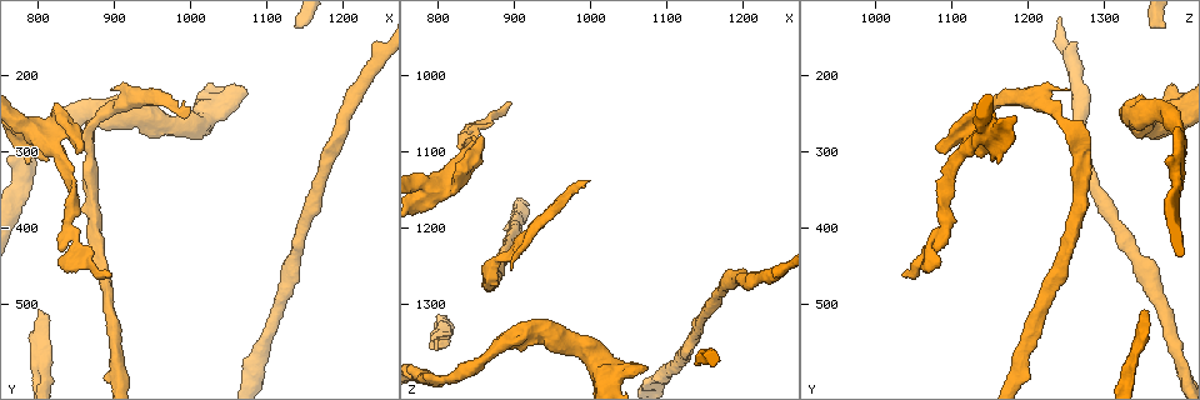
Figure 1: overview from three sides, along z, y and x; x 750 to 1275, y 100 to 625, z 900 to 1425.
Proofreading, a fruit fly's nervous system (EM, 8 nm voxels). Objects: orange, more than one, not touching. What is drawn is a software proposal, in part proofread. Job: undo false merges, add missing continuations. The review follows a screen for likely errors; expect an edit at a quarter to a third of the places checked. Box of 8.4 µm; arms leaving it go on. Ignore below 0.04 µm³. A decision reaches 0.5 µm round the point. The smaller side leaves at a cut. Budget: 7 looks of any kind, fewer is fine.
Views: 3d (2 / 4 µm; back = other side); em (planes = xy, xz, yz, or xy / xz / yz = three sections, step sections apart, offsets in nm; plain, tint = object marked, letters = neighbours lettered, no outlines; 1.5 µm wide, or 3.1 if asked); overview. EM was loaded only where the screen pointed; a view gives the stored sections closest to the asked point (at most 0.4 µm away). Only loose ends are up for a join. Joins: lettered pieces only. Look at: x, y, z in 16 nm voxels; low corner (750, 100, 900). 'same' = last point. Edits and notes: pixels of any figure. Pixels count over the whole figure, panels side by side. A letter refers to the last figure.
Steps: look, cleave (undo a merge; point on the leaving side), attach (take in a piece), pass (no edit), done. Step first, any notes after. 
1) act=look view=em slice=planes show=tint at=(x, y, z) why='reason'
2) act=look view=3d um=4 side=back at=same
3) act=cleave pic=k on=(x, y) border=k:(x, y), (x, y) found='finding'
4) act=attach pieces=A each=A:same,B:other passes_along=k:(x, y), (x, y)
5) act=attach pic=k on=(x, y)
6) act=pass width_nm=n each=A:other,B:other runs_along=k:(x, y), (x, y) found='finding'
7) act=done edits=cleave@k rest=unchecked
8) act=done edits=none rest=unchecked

act=look view=em slice=planes show=letters at=(895, 460, 1040) why='thin end'

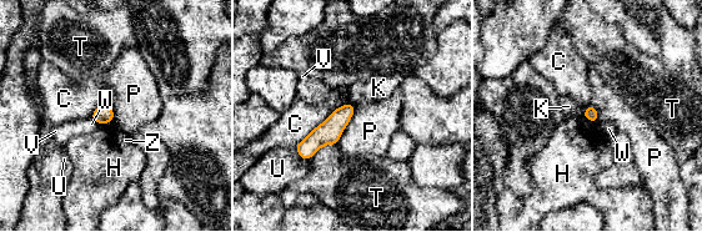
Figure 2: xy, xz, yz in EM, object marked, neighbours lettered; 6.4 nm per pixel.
act=pass each=C:other,H:other,K:other,P:other,T:other,U:other,V:other,W:other,Z:other border=2:(355, 106), (354, 115), (337, 142) found='none of them fits'

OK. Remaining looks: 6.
act=look view=3d um=4 at=(895, 250, 1345) why='sudden change in width'

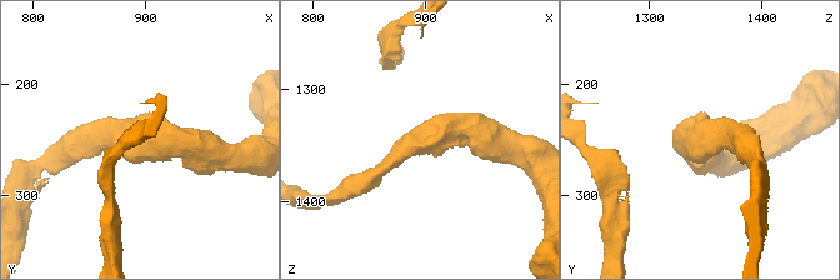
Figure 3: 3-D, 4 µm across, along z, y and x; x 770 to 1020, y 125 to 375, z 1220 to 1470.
act=look view=em slice=planes show=tint at=(894, 250, 1346) arm_widths_nm=220,420

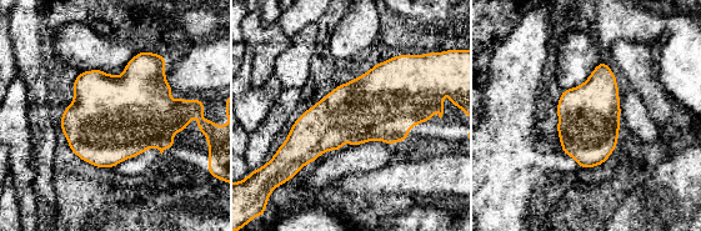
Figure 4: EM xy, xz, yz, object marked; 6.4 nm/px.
act=look view=em slice=planes show=letters at=same

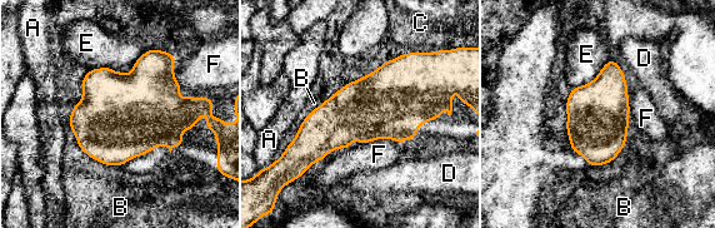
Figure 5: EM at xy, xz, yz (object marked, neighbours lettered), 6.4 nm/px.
act=pass longest_contact=E:550nm each=A:other,B:other,C:other,D:other,E:other,F:other border=5:(393, 139), (378, 138), (360, 144) found='one cell here'

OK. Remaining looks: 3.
act=look view=3d um=2 at=(790, 315, 1160) why='tapers out'

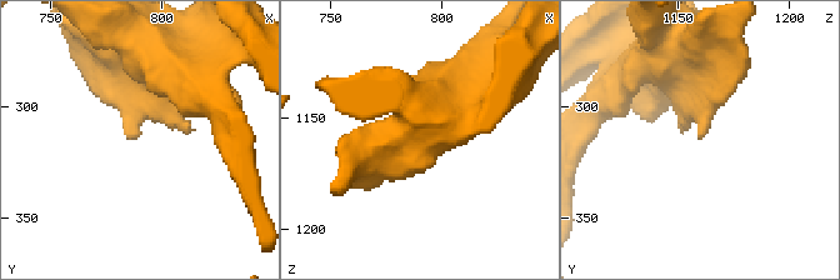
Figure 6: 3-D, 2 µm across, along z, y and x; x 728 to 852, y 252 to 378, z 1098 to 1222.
act=look view=em slice=xy step=4 show=tint at=(787, 315, 1159) why='need the tissue'

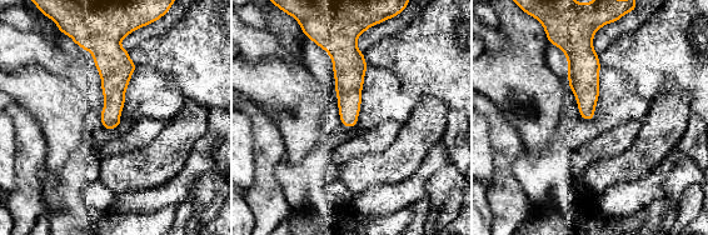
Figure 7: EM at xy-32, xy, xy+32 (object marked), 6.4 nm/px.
act=look view=em slice=planes show=letters at=same why='cut it another way'

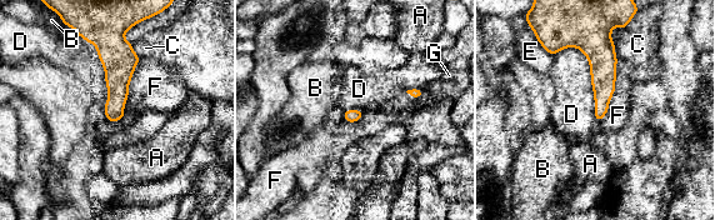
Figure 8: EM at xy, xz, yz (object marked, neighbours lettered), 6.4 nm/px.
act=pass longest_contact=D:400nm each=A:other,B:other,C:other,D:other,E:other,F:other,G:other border=8:(555, 53), (581, 51), (594, 99) found='none of them fits'

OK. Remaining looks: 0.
act=done edits=none rest=unchecked

